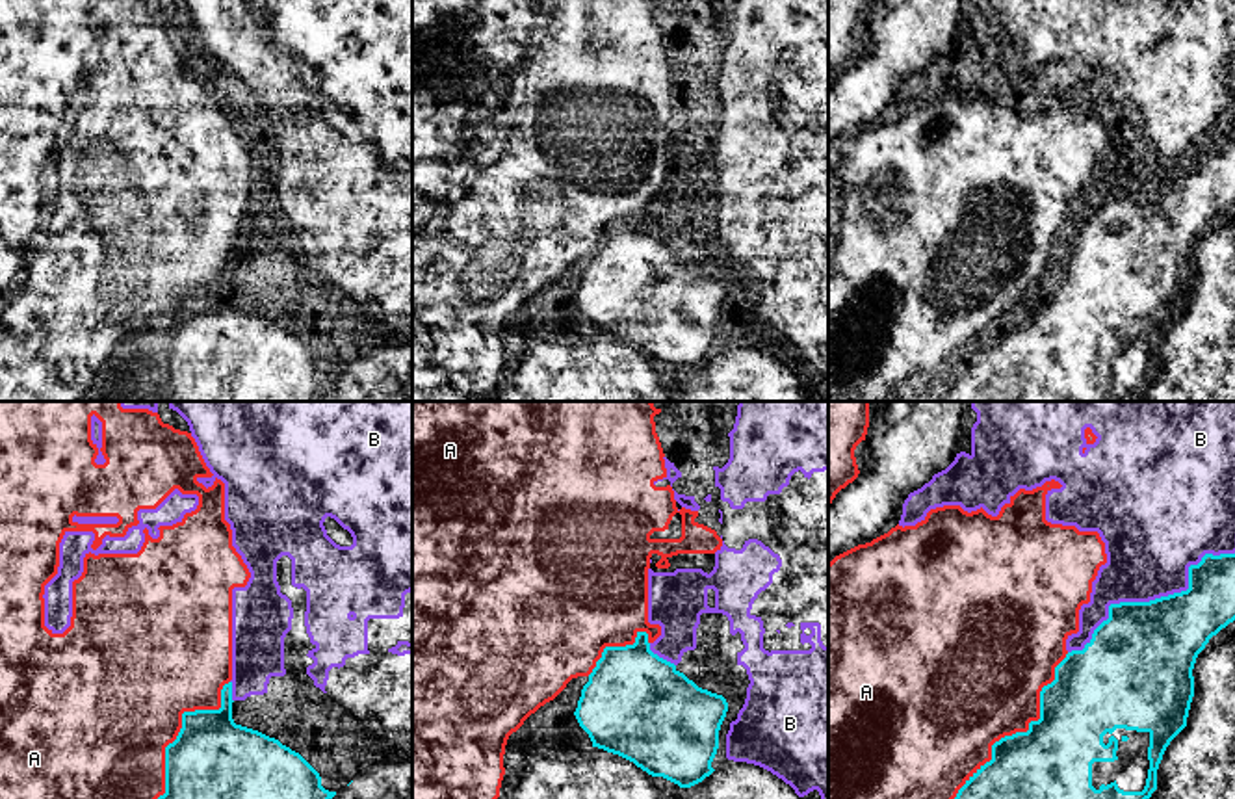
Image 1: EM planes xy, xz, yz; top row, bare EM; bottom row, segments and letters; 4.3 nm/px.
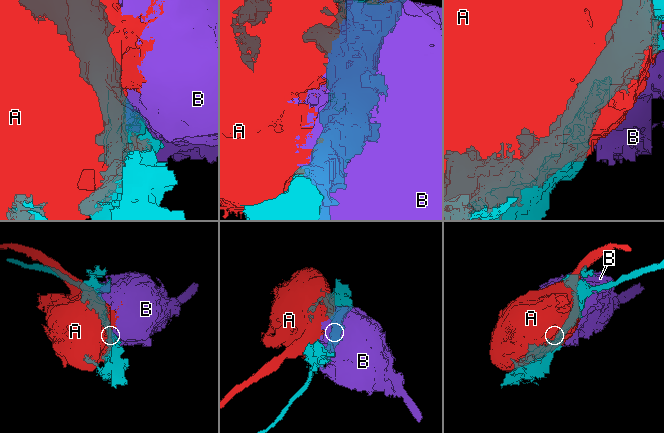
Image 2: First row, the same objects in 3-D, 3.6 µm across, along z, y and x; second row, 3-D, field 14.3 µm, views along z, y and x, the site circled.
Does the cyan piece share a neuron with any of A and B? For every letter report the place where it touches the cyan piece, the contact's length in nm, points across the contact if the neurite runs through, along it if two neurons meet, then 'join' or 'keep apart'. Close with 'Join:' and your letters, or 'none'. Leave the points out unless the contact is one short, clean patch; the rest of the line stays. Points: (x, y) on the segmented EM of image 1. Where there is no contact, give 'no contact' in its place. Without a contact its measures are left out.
A: yz (1024, 733) | 800 nm | keep apart
B: yz (1152, 601) | 850 nm | keep apart
Join: none

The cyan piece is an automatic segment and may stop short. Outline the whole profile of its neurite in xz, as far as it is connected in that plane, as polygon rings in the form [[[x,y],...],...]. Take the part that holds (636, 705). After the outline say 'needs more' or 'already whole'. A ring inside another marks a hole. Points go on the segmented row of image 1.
[[[637,632],[633,645],[604,648],[574,715],[592,747],[630,760],[652,777],[691,788],[715,771],[711,762],[726,712],[722,695],[698,688],[674,663],[650,650],[646,632]]] | already whole

